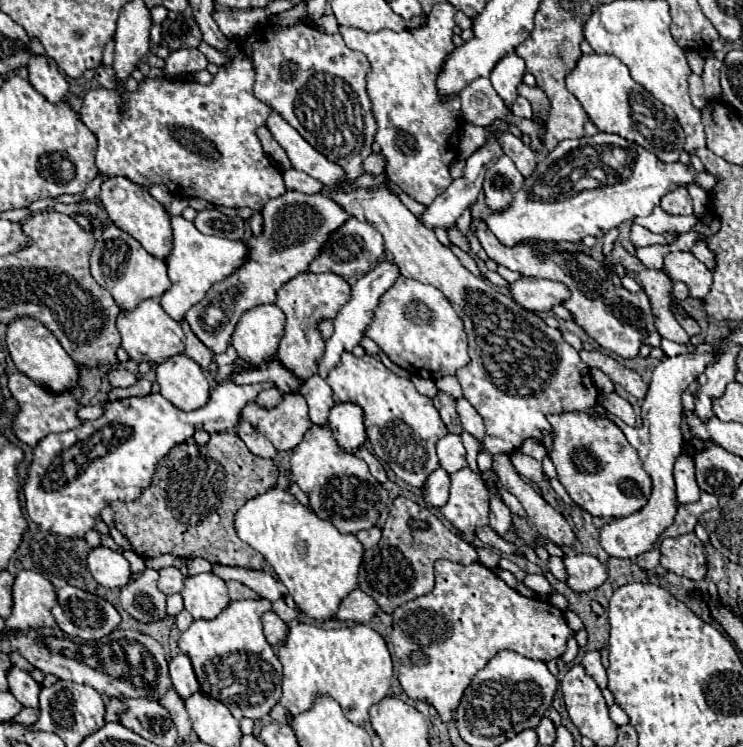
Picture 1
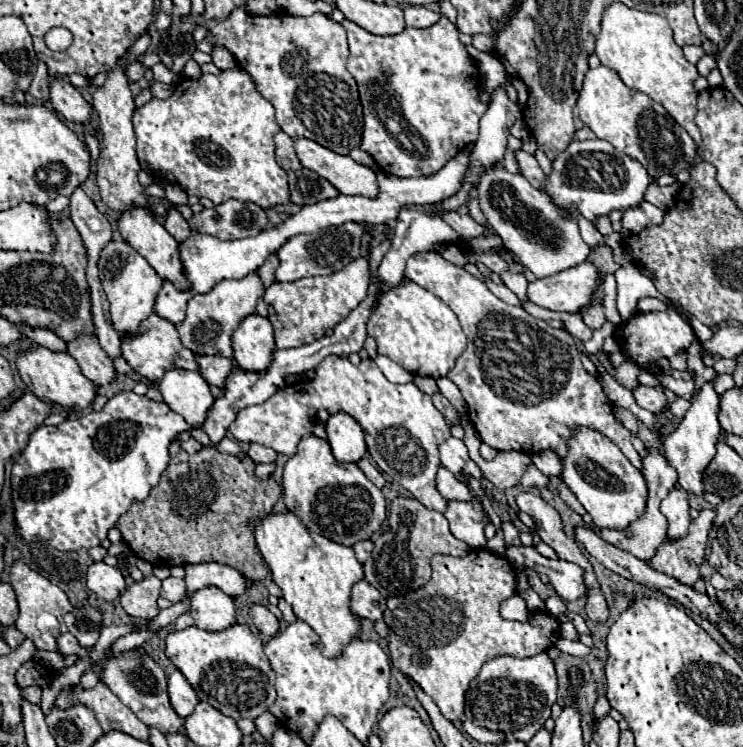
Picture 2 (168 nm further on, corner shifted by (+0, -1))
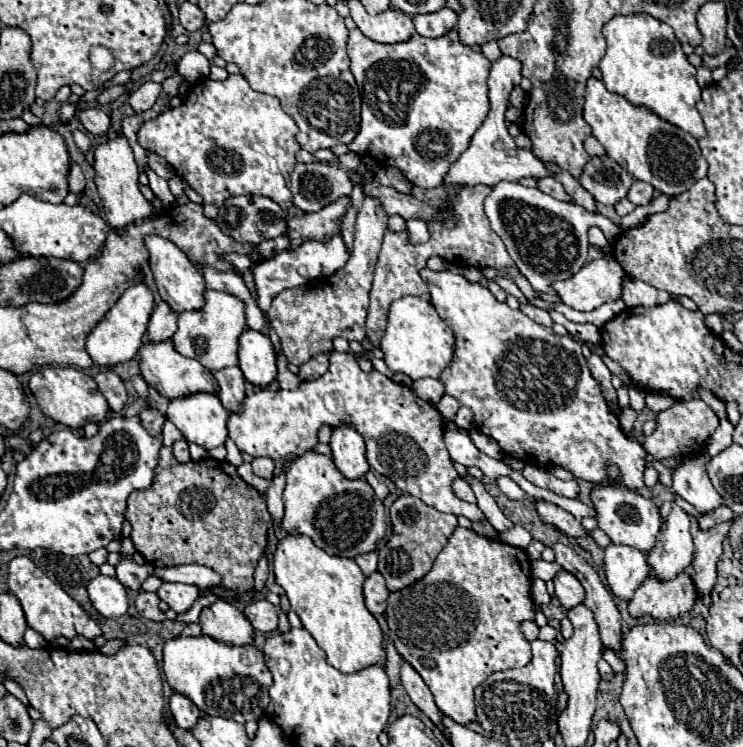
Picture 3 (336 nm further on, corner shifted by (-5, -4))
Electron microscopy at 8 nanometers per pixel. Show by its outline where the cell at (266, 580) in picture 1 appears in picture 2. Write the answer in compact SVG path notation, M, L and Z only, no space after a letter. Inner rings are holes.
M198 563L198 565L186 565L186 587L188 593L194 593L202 587L216 585L230 597L240 597L250 587L248 579L234 567L220 565L220 563Z

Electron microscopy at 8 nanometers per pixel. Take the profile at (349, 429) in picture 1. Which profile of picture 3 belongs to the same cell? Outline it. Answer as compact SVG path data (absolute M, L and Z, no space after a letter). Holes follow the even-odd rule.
M349 426L335 428L331 432L329 446L333 450L333 462L345 478L357 480L369 472L369 464L365 460L365 442L357 430Z

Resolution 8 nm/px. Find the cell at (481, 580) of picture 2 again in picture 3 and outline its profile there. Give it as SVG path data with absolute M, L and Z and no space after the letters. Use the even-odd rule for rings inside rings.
M457 526L449 536L447 546L437 556L433 568L415 584L389 594L385 618L389 626L389 640L395 642L395 648L403 660L407 660L421 674L435 698L437 708L451 716L457 724L475 722L475 686L479 686L489 674L521 668L531 658L531 644L521 632L521 622L535 618L529 554L523 548L489 540L471 528Z

